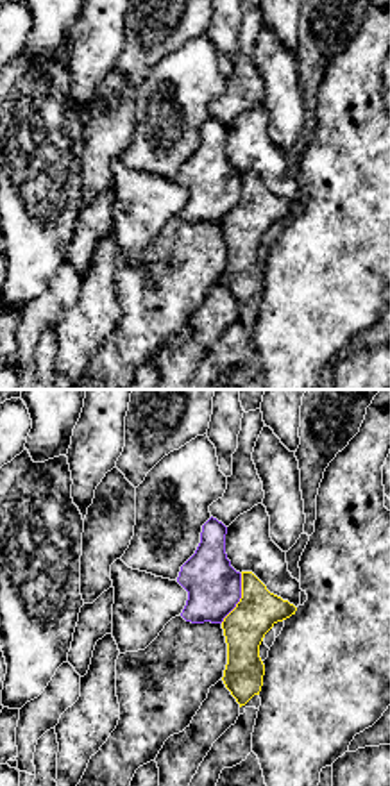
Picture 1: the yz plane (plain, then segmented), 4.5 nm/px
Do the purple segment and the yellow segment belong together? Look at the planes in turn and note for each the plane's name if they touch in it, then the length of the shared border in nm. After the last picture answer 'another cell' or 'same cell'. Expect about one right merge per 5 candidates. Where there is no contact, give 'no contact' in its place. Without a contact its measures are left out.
meets purple in yz; contact 240 nm long

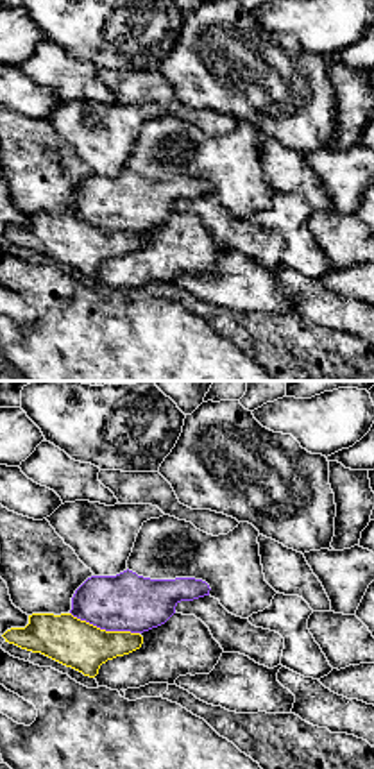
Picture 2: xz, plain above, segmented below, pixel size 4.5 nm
meets purple in xz; contact 320 nm long

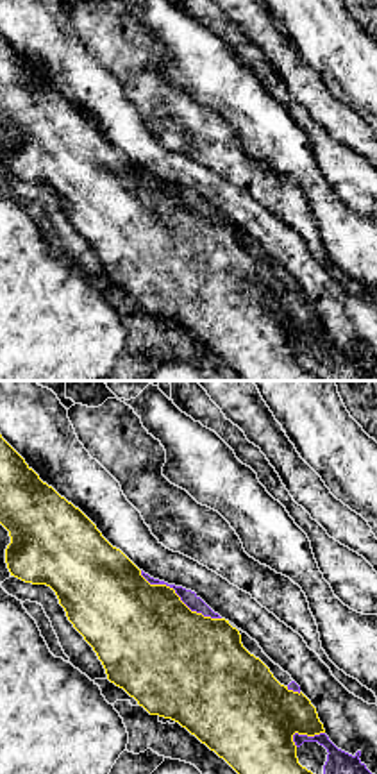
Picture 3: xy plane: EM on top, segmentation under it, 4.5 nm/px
meets purple in xy; contact 420 nm long

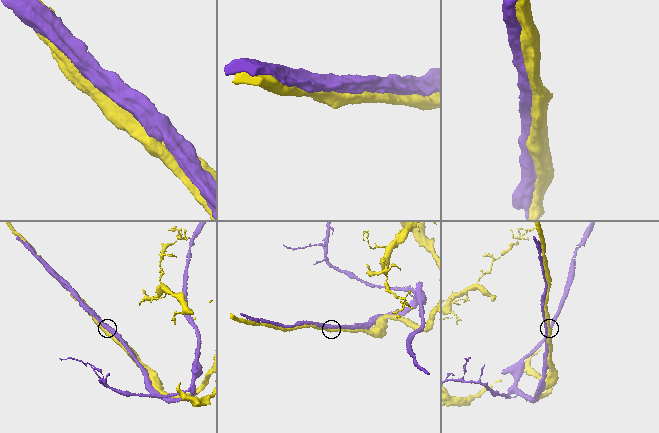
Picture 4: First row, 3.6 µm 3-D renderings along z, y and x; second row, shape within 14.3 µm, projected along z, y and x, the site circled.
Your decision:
another cell

